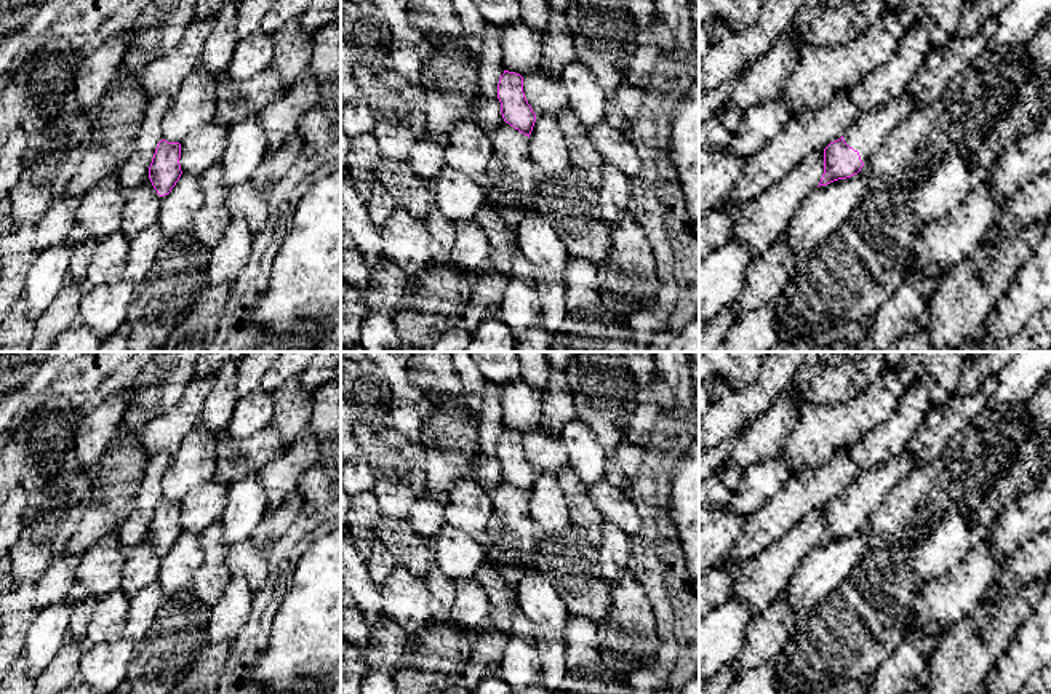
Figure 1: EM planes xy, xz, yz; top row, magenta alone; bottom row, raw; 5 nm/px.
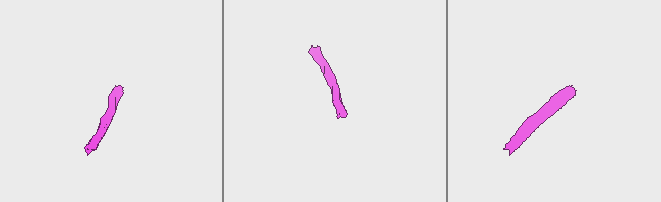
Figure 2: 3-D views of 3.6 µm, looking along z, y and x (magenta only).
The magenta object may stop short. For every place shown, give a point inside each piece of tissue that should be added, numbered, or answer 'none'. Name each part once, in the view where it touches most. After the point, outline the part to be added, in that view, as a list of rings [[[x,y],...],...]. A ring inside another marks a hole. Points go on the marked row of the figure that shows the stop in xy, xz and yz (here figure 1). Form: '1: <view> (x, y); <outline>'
1: yz (866, 135); [[[909,96],[899,98],[880,106],[864,115],[859,115],[843,133],[845,142],[859,152],[862,163],[867,163],[881,147],[886,136],[901,125],[913,110]]]

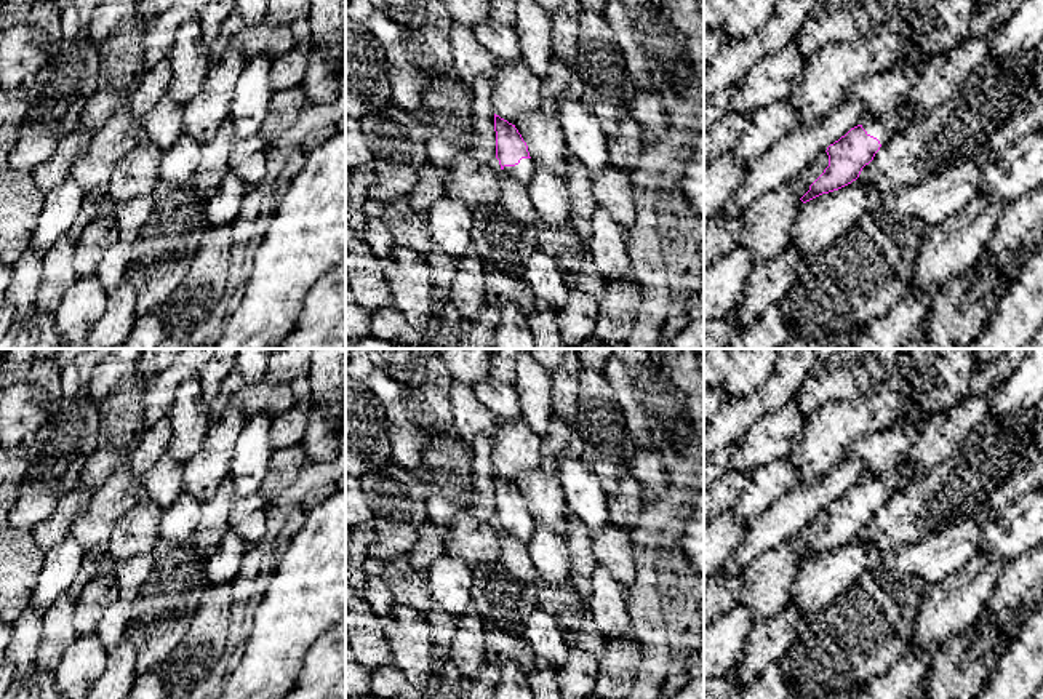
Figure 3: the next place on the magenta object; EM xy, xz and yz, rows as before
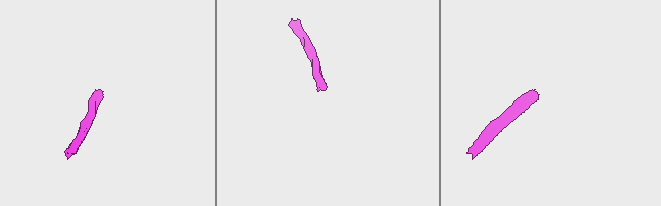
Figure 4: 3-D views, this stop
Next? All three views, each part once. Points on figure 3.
1: xz (523, 171); [[[522,158],[518,165],[515,166],[504,166],[502,170],[506,174],[509,174],[517,182],[528,186],[534,174],[534,163],[531,158]]]

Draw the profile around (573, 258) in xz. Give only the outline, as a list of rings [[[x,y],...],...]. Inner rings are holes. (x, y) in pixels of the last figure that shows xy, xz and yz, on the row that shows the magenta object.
[[[539,219],[537,248],[555,261],[568,288],[579,290],[595,301],[605,296],[609,283],[601,277],[589,245],[576,234],[571,222],[549,226]]]

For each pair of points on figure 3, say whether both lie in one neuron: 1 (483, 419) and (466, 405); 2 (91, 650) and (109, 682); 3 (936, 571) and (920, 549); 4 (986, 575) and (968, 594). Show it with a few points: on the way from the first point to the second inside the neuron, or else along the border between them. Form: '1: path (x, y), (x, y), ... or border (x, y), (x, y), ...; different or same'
1: path (479, 418), (471, 410); same
2: border (109, 655), (104, 671), (93, 682); different
3: path (931, 567), (920, 554); same
4: path (981, 579), (971, 589); same

